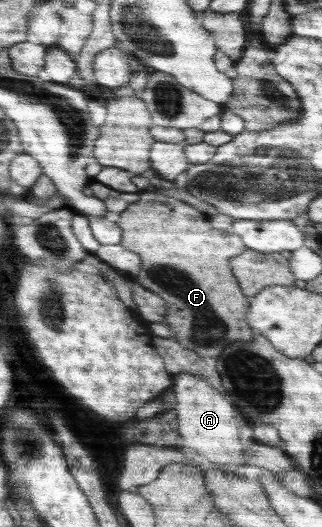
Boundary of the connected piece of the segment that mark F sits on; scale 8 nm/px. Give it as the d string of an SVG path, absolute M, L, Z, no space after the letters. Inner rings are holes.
M141 192L141 202L137 200L129 204L127 210L119 214L117 224L121 226L123 234L121 246L135 252L141 259L141 268L132 278L166 302L164 323L176 332L174 337L179 344L211 362L227 345L235 341L247 342L253 336L253 332L245 322L250 298L241 292L238 280L229 265L231 258L243 254L247 249L238 234L211 228L210 217L175 198L155 192Z

